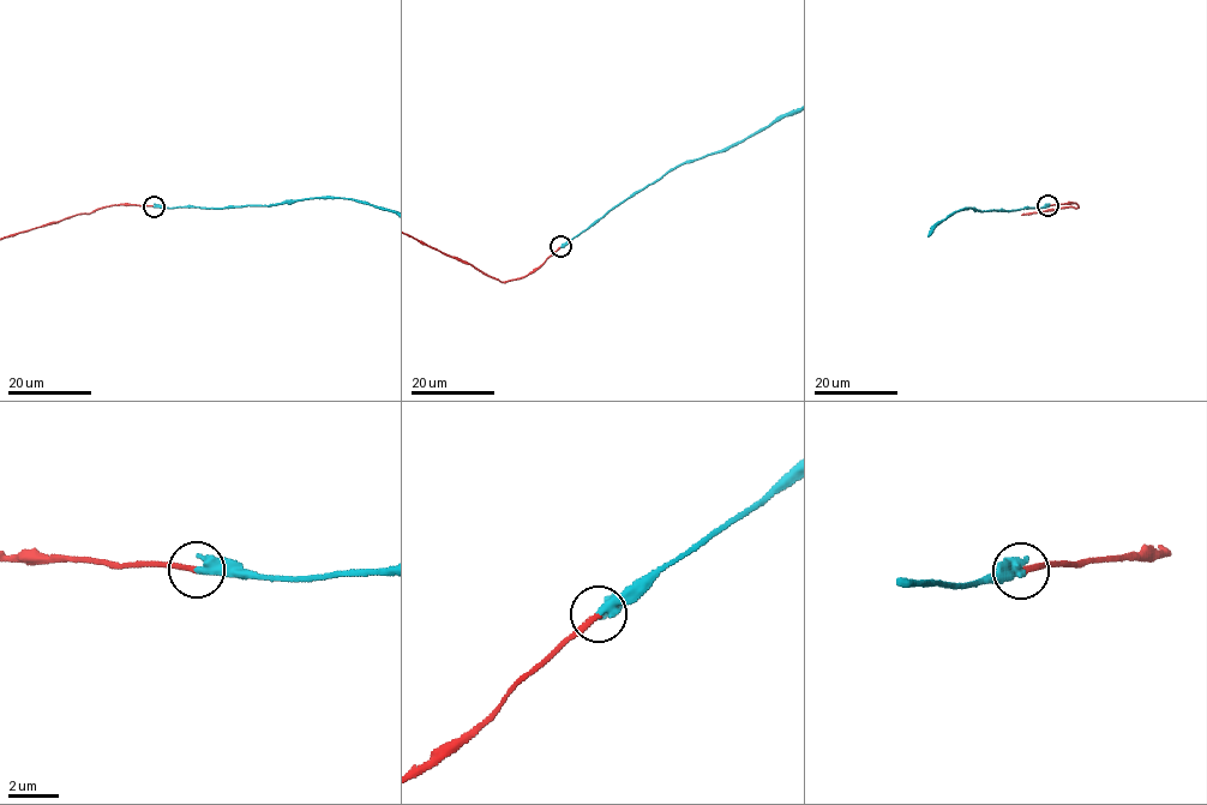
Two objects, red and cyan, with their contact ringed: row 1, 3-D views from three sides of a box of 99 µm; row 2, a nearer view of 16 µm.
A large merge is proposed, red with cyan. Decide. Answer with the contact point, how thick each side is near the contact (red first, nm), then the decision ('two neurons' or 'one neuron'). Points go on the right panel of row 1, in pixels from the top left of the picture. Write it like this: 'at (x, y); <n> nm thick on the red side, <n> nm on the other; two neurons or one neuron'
at (1048, 205); 200 nm thick on the red side, 500 nm on the other; one neuron

